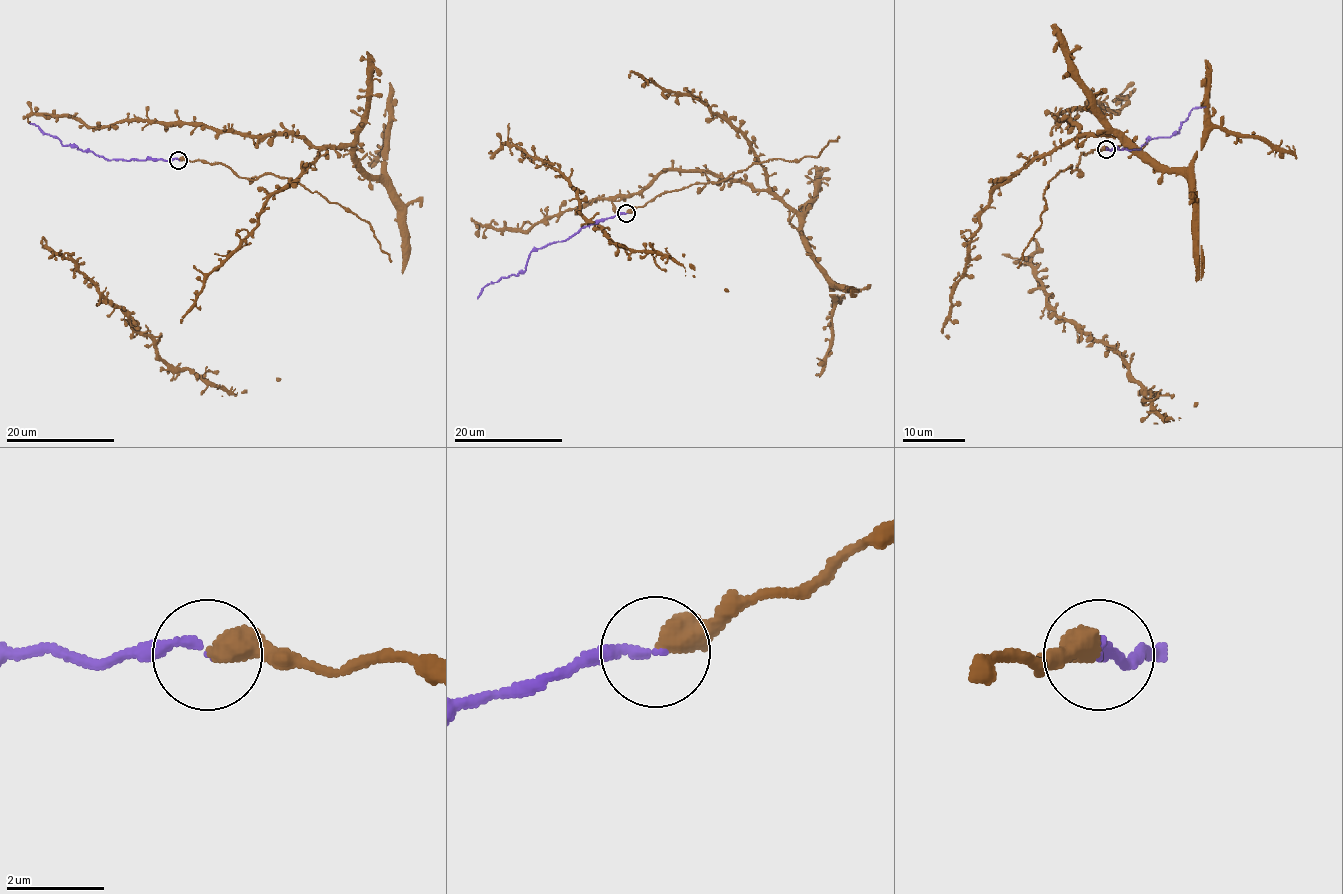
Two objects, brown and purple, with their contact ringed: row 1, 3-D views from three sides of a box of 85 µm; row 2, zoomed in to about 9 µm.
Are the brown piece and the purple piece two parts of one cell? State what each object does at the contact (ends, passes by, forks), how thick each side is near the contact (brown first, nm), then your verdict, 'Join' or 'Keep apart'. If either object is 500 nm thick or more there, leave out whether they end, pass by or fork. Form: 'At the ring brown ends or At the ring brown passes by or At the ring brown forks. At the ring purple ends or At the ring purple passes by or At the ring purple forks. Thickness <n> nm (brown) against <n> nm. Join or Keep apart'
Thickness 500 nm (brown) against 170 nm. Join

